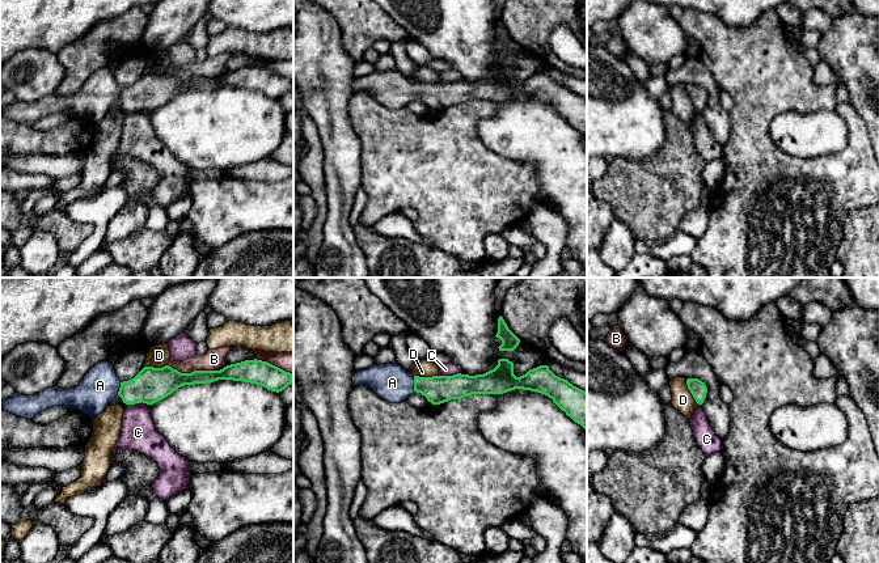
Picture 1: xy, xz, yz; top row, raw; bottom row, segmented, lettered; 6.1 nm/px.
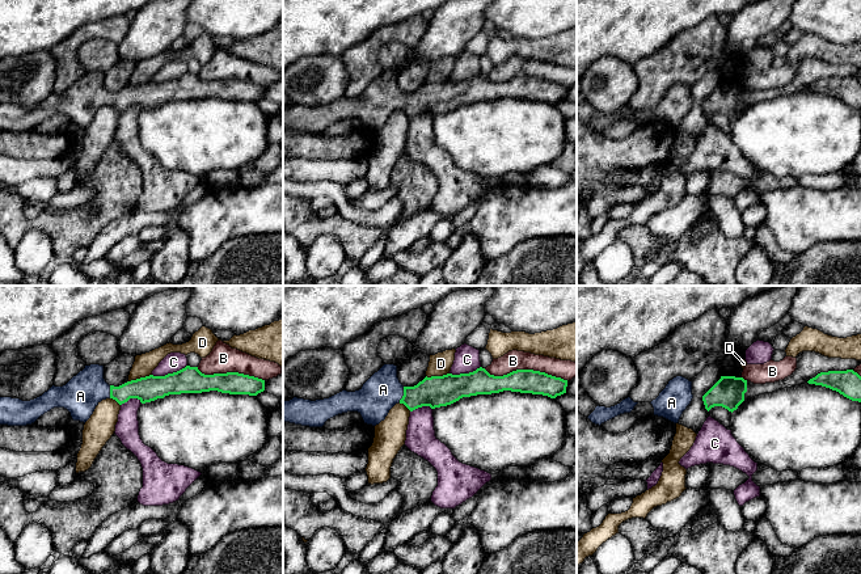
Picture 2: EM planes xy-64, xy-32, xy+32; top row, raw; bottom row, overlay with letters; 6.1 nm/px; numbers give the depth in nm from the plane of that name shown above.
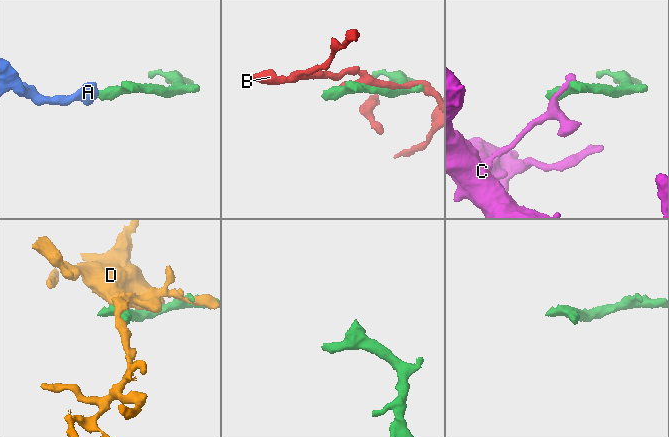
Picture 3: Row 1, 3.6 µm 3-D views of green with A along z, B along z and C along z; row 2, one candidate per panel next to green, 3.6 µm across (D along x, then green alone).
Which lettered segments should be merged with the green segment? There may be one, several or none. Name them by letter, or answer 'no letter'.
A

